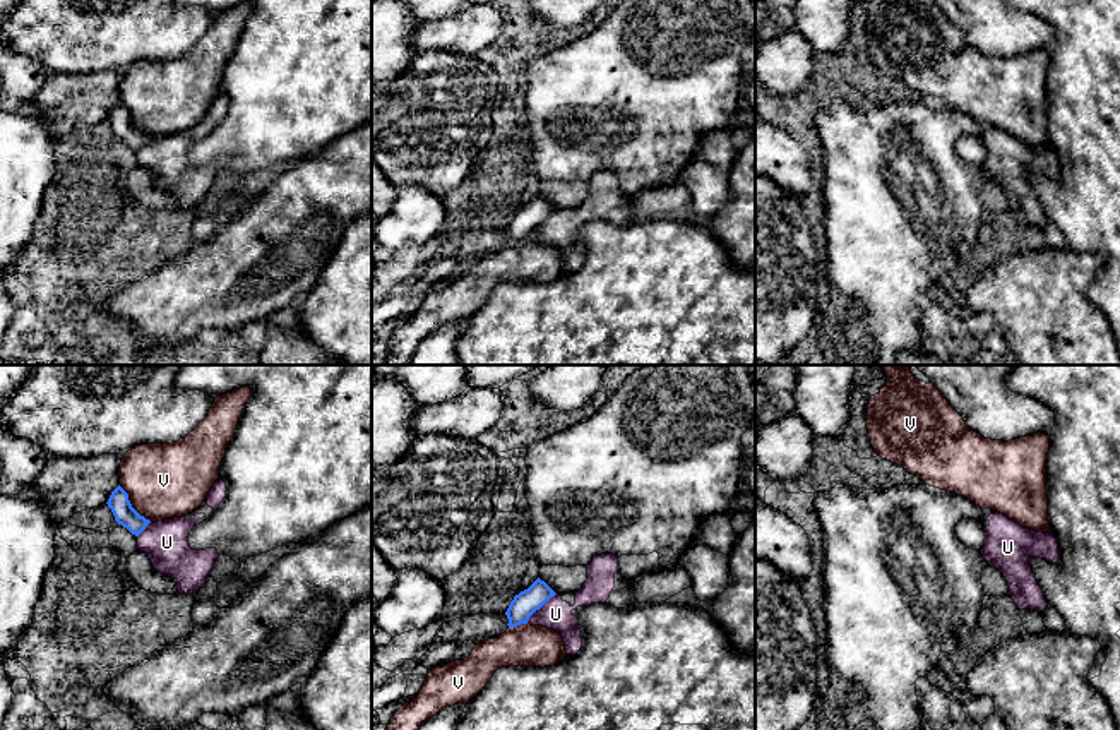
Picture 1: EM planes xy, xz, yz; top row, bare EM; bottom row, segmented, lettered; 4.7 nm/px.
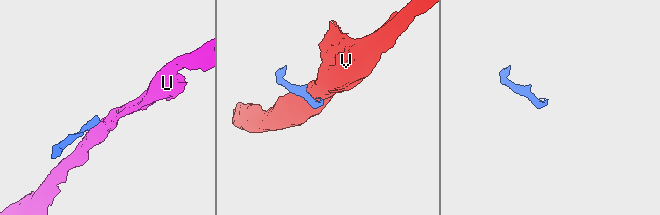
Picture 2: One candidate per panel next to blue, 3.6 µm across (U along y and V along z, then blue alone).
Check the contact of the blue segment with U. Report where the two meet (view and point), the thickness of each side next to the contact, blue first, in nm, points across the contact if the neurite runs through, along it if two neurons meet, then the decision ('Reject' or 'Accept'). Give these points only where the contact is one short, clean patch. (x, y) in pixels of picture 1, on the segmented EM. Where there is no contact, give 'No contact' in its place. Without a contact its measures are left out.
Touches blue at xz (540, 607). Thickness 120 nm (blue) against 150 nm. Boundary: xz (555, 593), (526, 622). Reject

